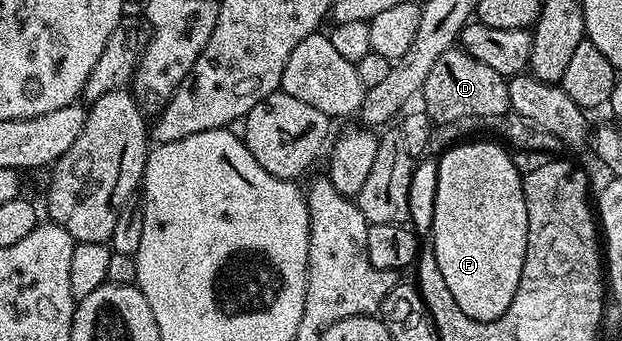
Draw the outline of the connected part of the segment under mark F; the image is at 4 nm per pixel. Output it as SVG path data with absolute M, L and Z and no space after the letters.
M469 141L466 145L457 145L454 149L447 150L437 165L437 190L433 193L433 254L439 263L439 271L443 271L443 283L447 283L451 299L459 303L459 311L463 311L463 315L476 321L494 321L504 315L507 307L511 307L511 299L515 299L519 279L523 275L523 259L527 251L527 203L521 186L523 173L522 170L517 170L516 163L509 158L510 150L502 145L496 145L493 141Z

